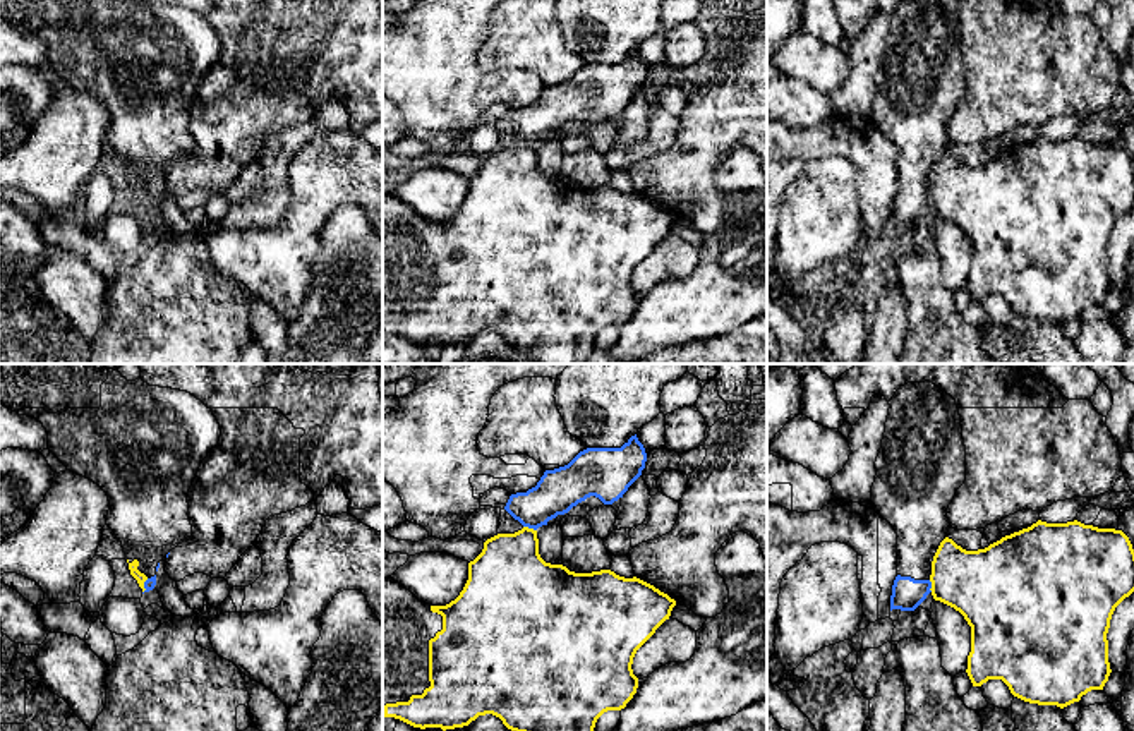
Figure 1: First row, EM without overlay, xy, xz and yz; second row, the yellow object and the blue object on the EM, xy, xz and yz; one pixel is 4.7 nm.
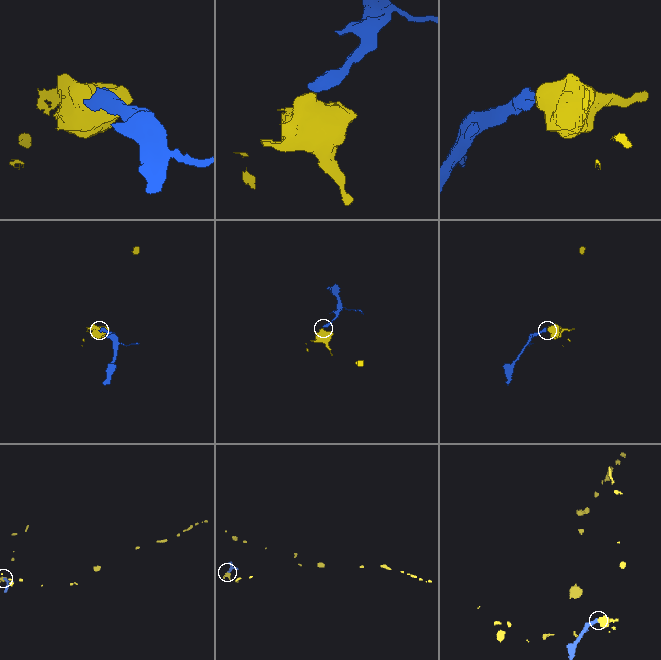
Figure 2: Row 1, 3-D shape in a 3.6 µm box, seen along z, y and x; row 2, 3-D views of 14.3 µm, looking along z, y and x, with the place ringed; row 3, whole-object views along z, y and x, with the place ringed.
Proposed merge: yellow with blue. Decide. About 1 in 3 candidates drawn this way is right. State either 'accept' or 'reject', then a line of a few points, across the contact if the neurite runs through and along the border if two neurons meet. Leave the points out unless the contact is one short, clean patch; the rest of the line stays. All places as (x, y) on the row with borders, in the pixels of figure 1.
reject | xz (524, 525), (536, 531)

